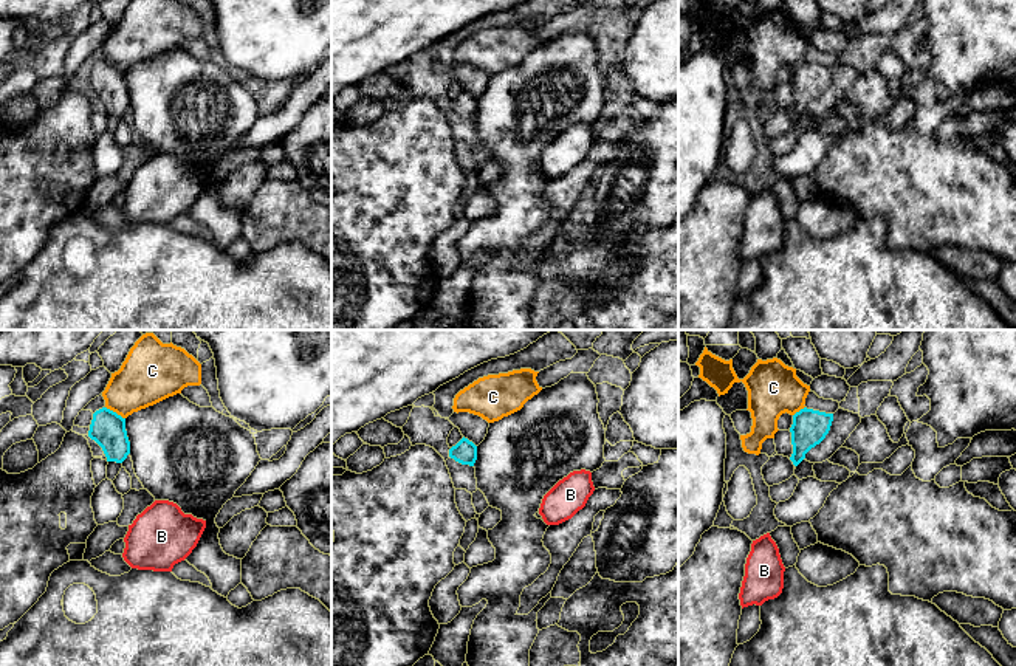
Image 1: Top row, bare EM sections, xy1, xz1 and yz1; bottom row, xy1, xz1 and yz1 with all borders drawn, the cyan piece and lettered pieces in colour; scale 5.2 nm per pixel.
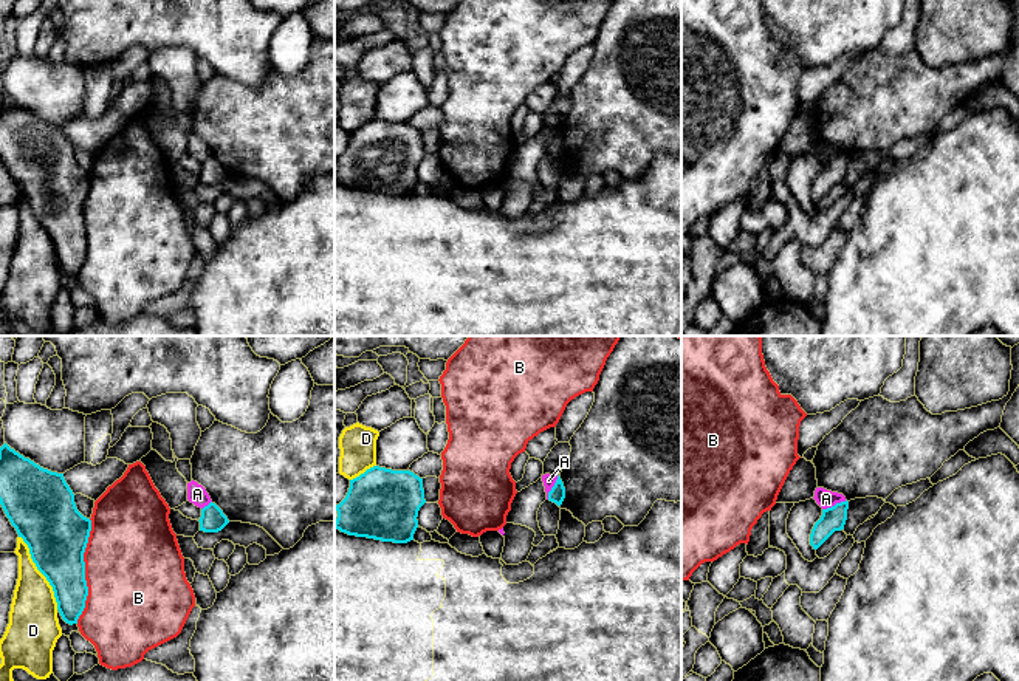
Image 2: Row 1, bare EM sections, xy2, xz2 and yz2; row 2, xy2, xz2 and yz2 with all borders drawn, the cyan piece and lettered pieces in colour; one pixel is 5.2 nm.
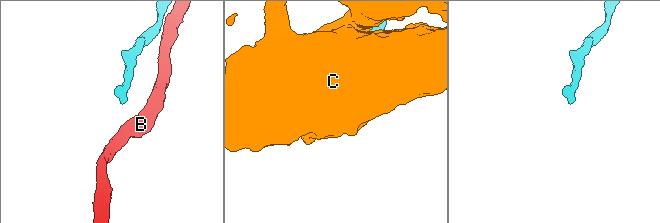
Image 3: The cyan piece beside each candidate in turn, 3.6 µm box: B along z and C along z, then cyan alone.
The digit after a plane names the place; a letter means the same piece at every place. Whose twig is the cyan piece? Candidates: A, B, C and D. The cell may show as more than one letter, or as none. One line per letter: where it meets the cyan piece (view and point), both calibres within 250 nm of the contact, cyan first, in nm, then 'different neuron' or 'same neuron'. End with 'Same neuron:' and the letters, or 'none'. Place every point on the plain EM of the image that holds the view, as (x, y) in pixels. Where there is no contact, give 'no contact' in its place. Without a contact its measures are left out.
A: xz2 (552, 141) | 80/70 nm | different neuron
B: xy2 (84, 225) | 320/500 nm | different neuron
C: xy1 (115, 65) | 180/280 nm | different neuron
D: xy2 (41, 225) | 320/260 nm | different neuron
Same neuron: none

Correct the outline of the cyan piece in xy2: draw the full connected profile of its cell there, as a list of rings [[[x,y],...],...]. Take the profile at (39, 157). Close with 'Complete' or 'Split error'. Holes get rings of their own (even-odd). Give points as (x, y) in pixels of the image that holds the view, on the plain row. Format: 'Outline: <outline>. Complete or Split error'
Outline: [[[5,96],[0,158],[53,240],[62,272],[77,277],[88,249],[84,206],[91,173],[77,164],[63,127],[40,121]]]. Complete

